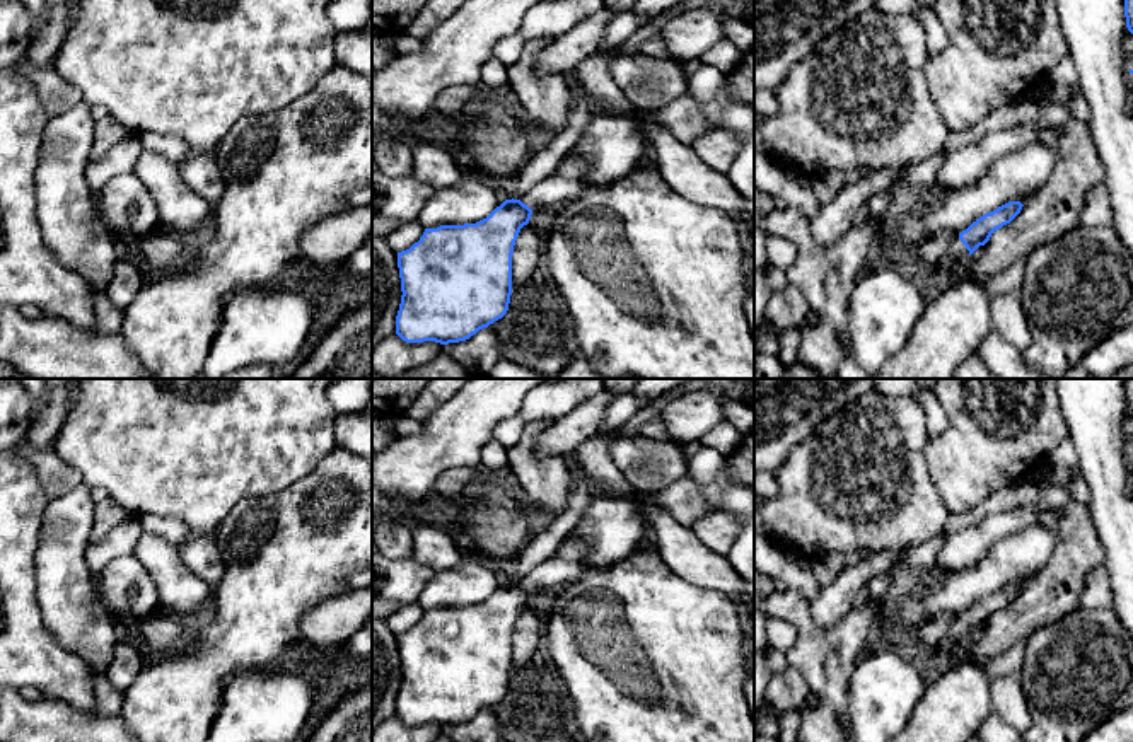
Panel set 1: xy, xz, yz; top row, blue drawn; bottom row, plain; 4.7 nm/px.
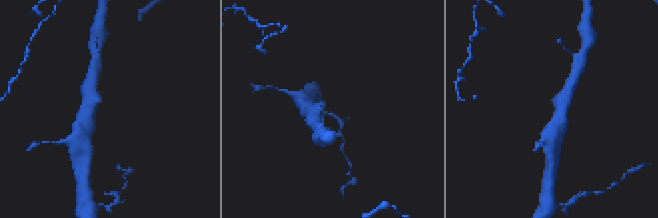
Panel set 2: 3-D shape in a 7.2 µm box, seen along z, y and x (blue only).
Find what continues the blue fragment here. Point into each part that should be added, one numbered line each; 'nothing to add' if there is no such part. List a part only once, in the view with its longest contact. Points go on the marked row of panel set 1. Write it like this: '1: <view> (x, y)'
1: yz (956, 255)

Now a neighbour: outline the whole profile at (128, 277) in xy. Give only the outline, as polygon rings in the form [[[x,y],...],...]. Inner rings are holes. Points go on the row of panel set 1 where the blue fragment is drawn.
[[[130,252],[118,258],[113,278],[107,285],[107,299],[119,309],[126,309],[145,285],[148,273],[140,264],[138,258]]]

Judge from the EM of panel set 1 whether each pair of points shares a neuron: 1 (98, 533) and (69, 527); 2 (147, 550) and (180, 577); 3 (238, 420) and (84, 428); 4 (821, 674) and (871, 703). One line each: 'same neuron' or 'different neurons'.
1: different neurons
2: same neuron
3: same neuron
4: different neurons

